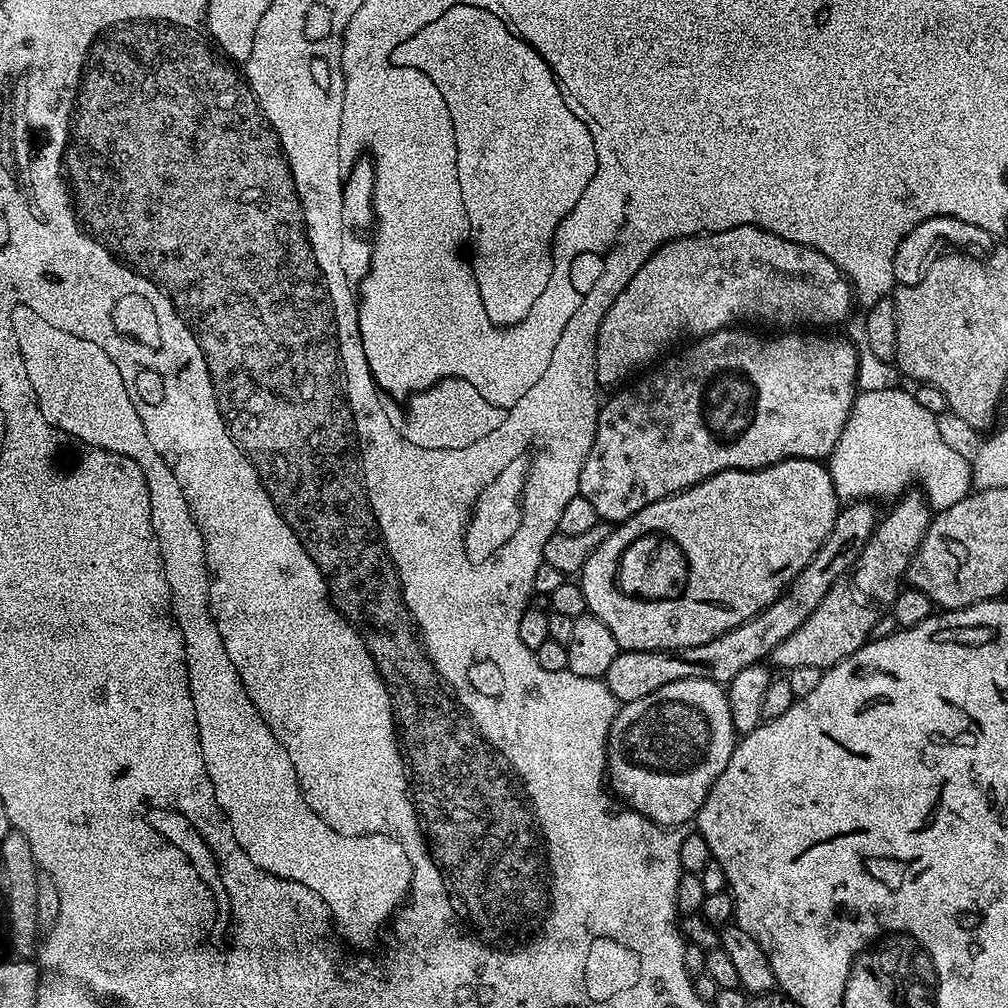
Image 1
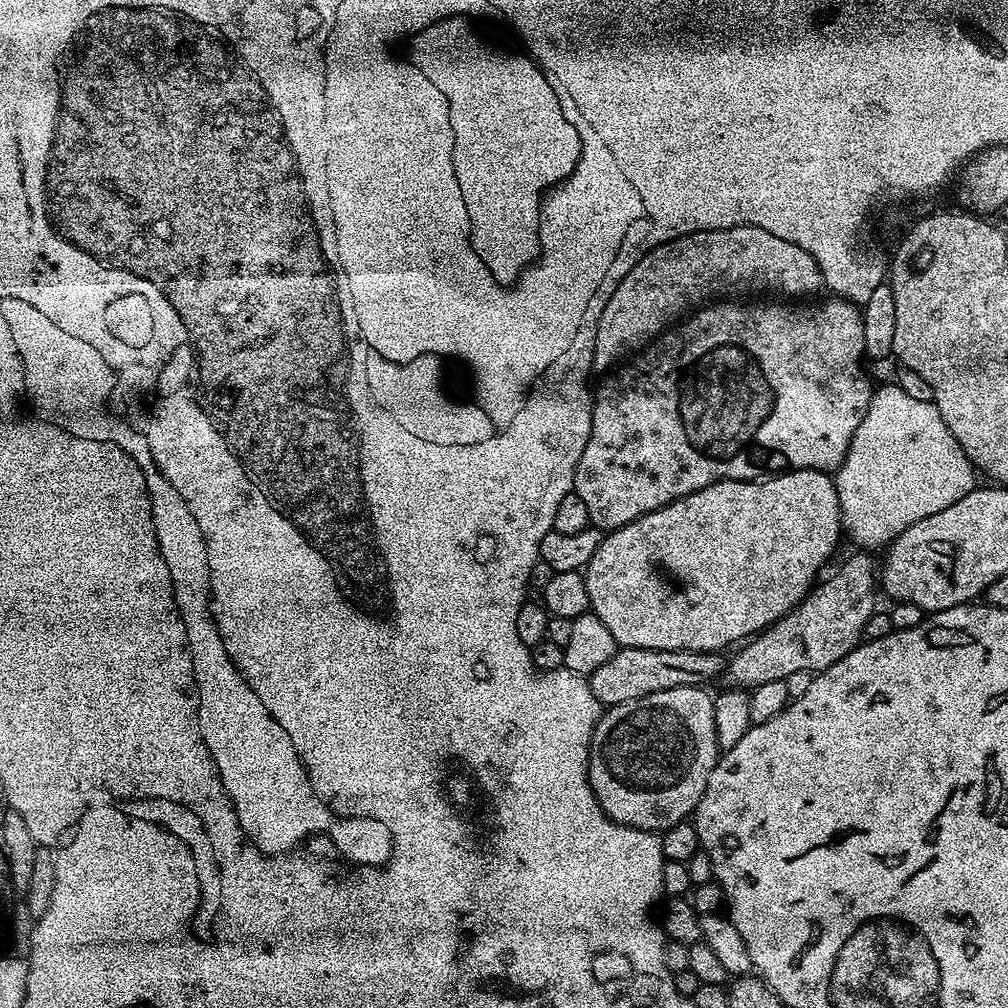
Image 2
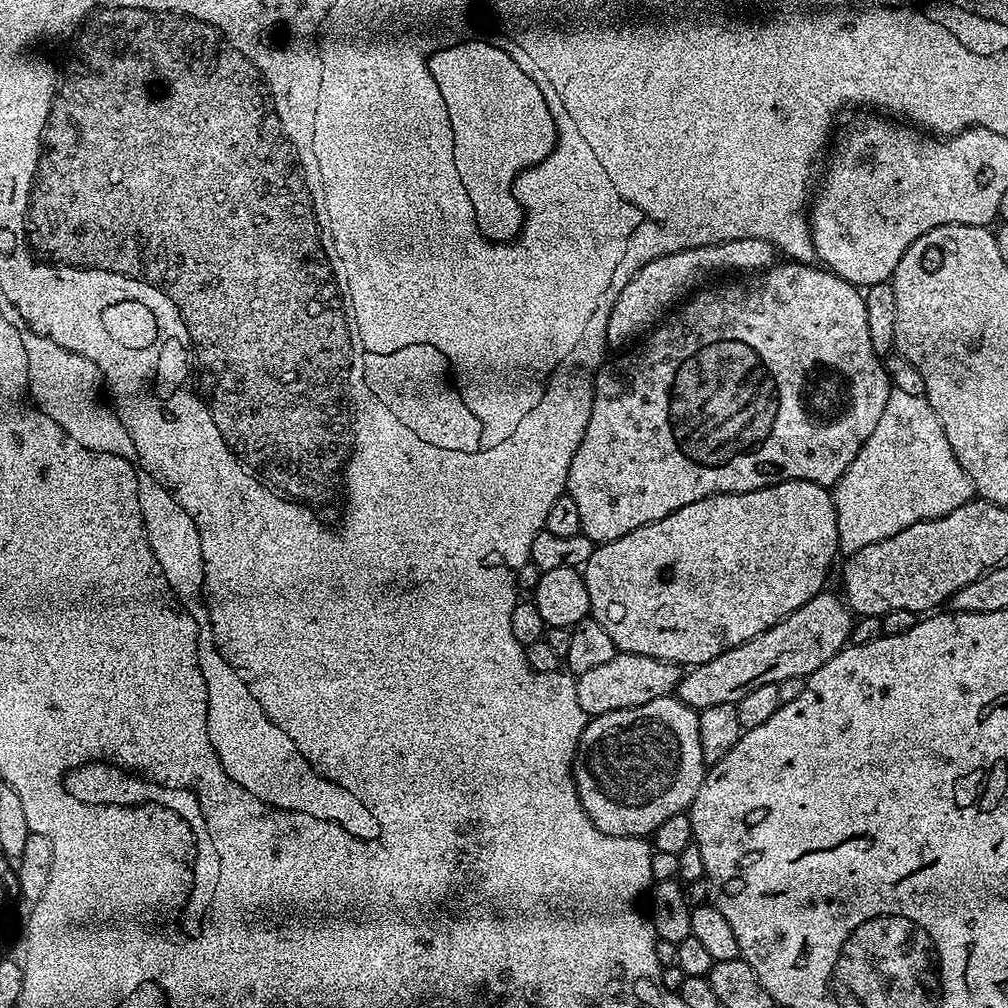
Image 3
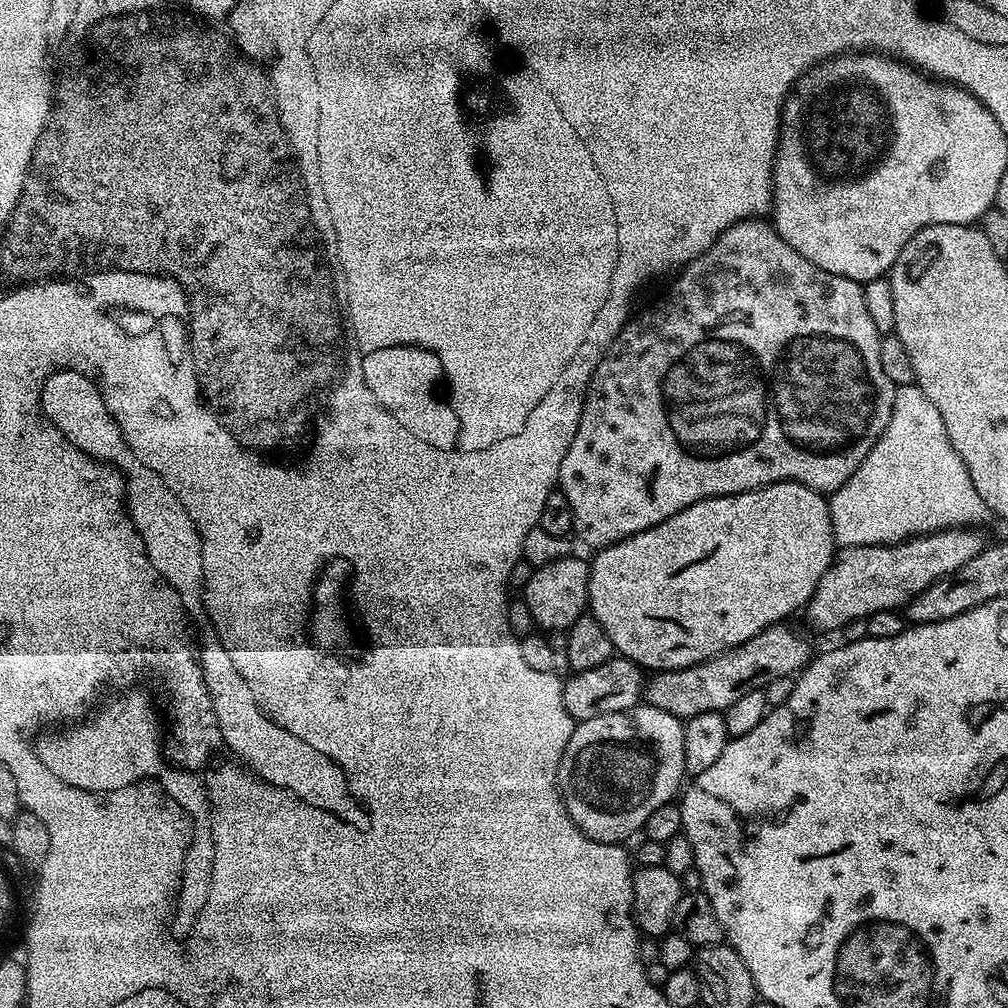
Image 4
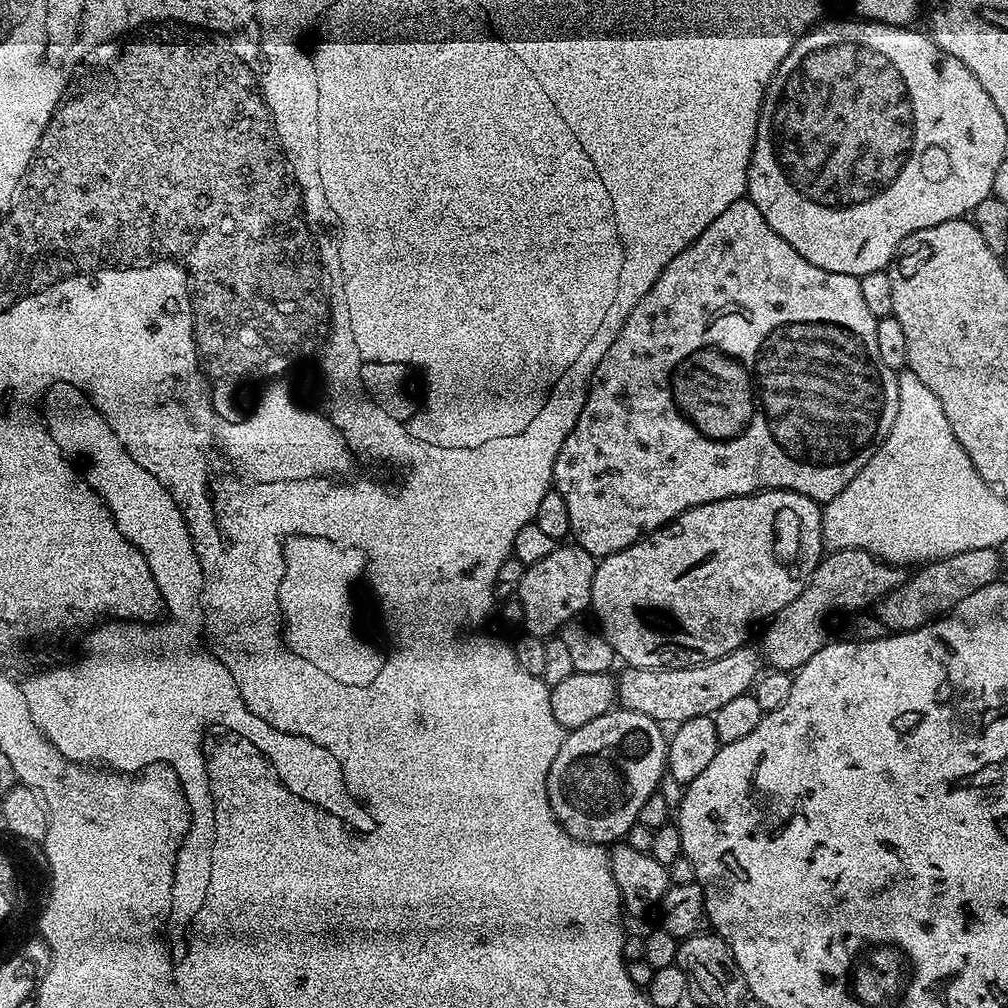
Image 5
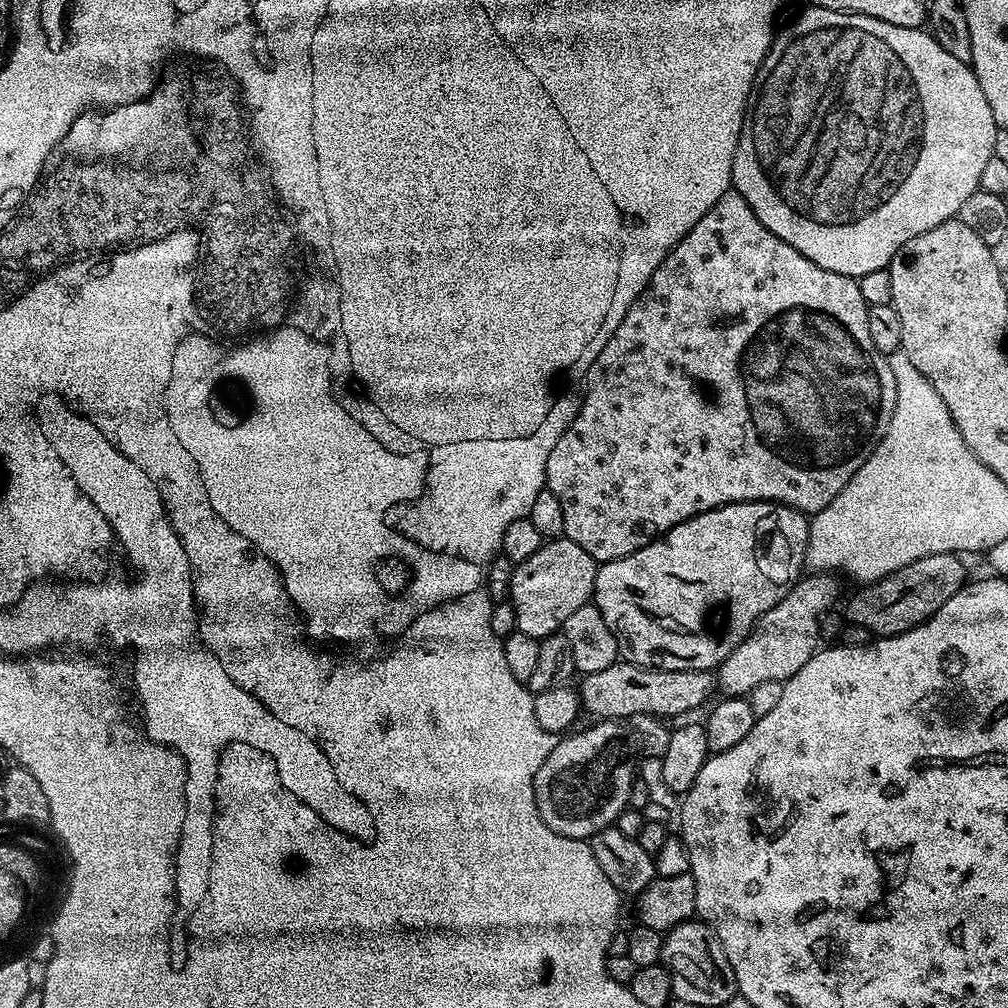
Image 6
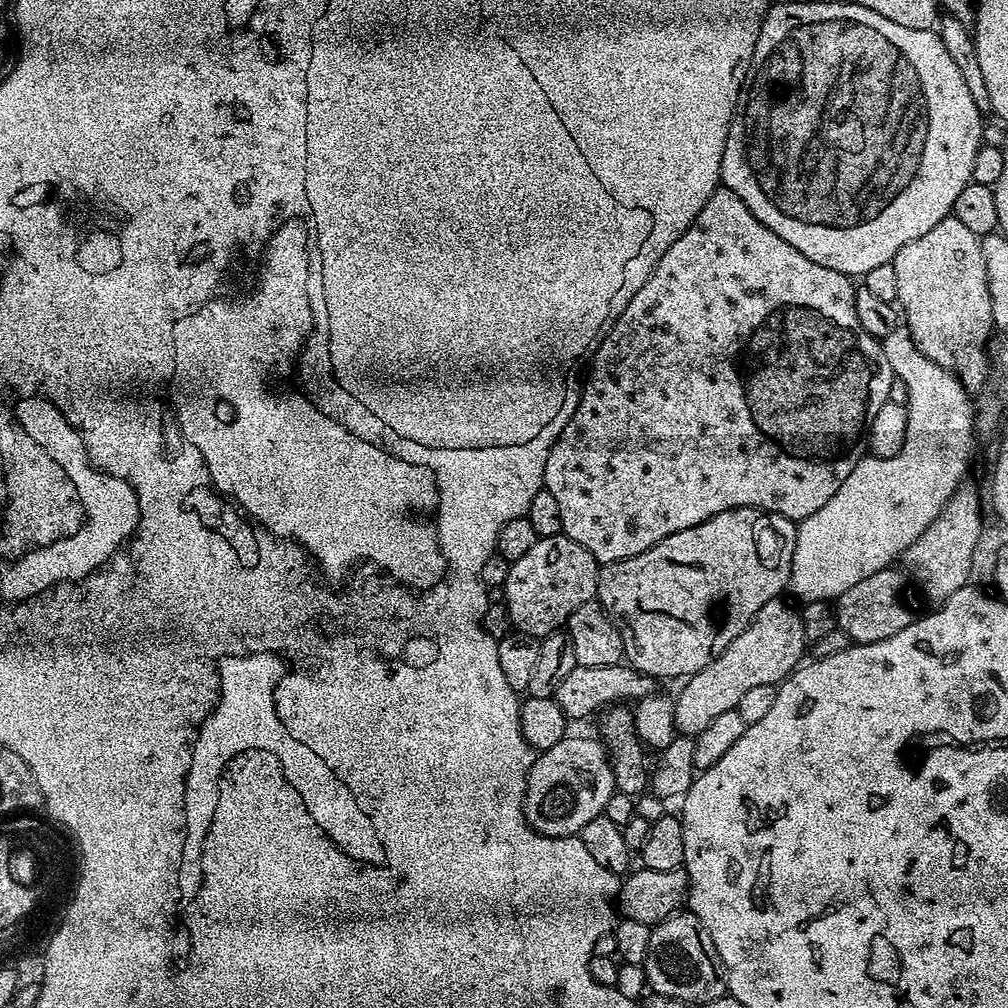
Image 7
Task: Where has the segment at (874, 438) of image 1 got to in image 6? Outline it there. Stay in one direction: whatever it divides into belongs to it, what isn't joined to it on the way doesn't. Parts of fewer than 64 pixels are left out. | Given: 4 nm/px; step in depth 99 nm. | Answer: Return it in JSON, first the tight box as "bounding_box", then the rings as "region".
{"bounding_box":[804,350,988,586],"region":[[[902,350],[888,357],[888,365],[890,370],[894,370],[894,386],[896,387],[896,405],[894,414],[890,418],[890,426],[886,430],[882,442],[878,442],[878,446],[870,454],[870,458],[866,462],[862,462],[862,466],[858,466],[858,470],[854,474],[854,478],[850,478],[850,482],[846,482],[846,486],[842,486],[842,490],[836,495],[834,502],[830,502],[830,506],[826,506],[811,517],[808,526],[808,545],[804,555],[809,569],[829,574],[849,572],[857,580],[855,583],[860,586],[886,578],[890,574],[902,570],[902,566],[910,566],[910,562],[918,562],[918,558],[926,558],[930,554],[952,552],[952,496],[964,496],[964,476],[988,476],[988,467],[973,454],[970,446],[966,446],[962,434],[958,434],[958,426],[954,426],[954,418],[950,418],[950,410],[946,410],[946,402],[942,402],[942,394],[938,394],[938,390],[934,390],[934,386],[922,375],[918,366],[914,366],[914,362],[910,362],[910,358]]]}

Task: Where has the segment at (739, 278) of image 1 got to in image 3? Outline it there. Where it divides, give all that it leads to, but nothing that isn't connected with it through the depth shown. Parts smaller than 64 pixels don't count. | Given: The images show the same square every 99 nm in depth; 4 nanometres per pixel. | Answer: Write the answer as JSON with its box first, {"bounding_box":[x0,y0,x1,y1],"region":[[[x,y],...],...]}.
{"bounding_box":[606,238,774,345],"region":[[[738,238],[721,244],[678,250],[674,254],[666,254],[662,258],[646,262],[646,266],[639,268],[630,278],[630,282],[622,286],[618,302],[614,302],[614,310],[610,311],[610,322],[606,324],[609,345],[627,345],[641,334],[647,333],[697,287],[695,284],[699,280],[706,279],[711,272],[728,272],[731,268],[737,268],[743,274],[748,274],[753,270],[763,270],[773,263],[772,255],[774,249],[767,240]]]}

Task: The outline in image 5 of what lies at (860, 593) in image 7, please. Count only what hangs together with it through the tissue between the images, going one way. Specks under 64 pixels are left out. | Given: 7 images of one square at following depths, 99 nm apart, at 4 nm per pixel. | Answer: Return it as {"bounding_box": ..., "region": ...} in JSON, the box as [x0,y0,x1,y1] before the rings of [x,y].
{"bounding_box":[874,549,1001,633],"region":[[[976,549],[946,556],[943,560],[931,561],[919,567],[914,576],[909,575],[903,584],[881,596],[874,605],[874,611],[893,633],[912,632],[923,624],[951,612],[966,594],[982,590],[982,586],[997,583],[1001,579],[1001,553],[997,549]]]}

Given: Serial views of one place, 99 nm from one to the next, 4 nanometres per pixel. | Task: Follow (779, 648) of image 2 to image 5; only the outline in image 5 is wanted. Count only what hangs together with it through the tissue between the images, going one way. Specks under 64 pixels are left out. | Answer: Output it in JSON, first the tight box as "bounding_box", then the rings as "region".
{"bounding_box":[616,646,762,726],"region":[[[745,646],[708,664],[691,668],[634,668],[625,667],[616,682],[616,698],[621,708],[646,714],[659,720],[661,725],[675,726],[690,718],[715,716],[726,702],[745,695],[755,685],[762,668],[756,665],[758,652]]]}

